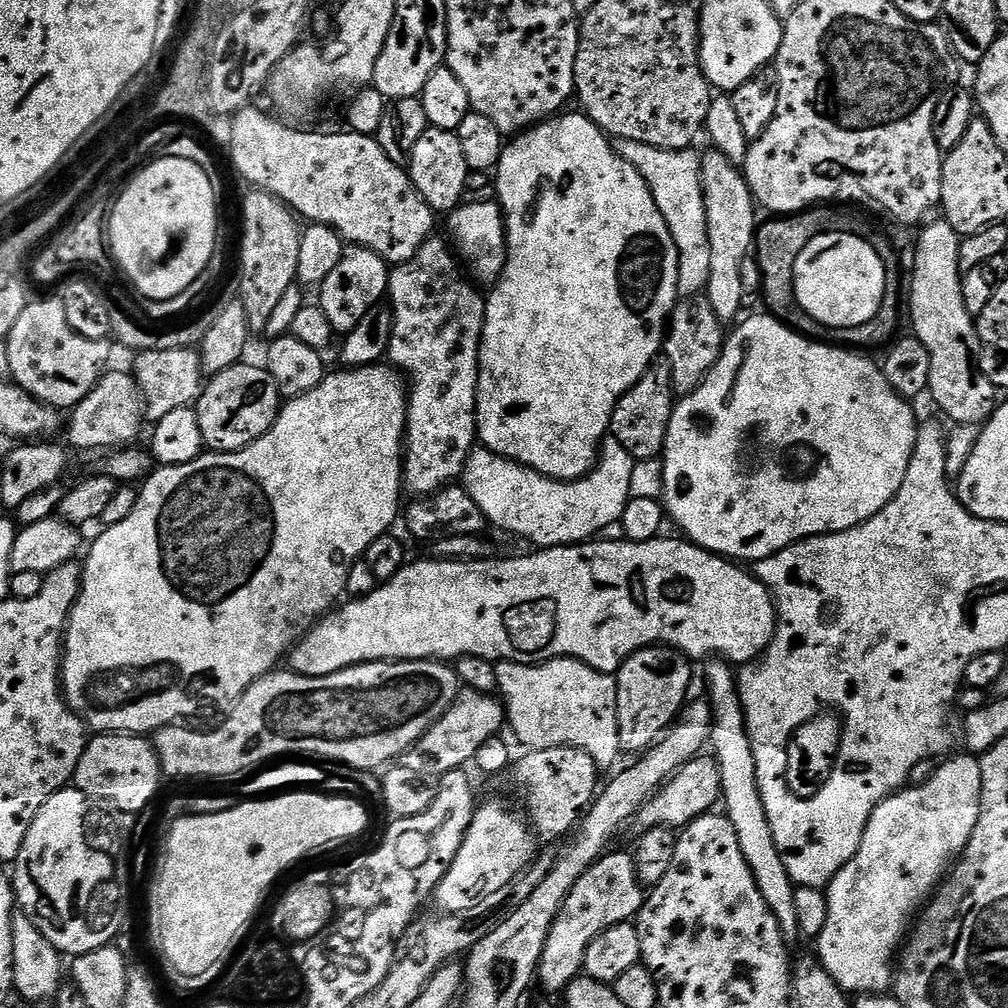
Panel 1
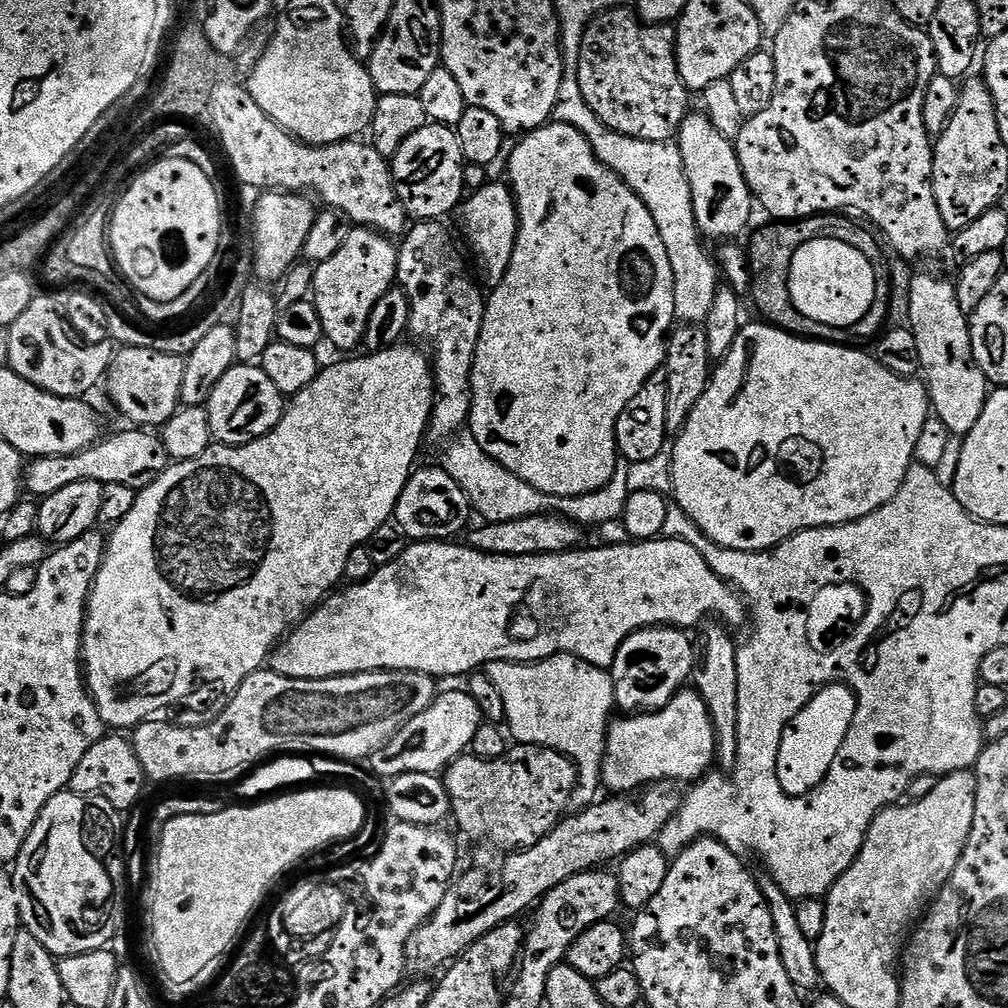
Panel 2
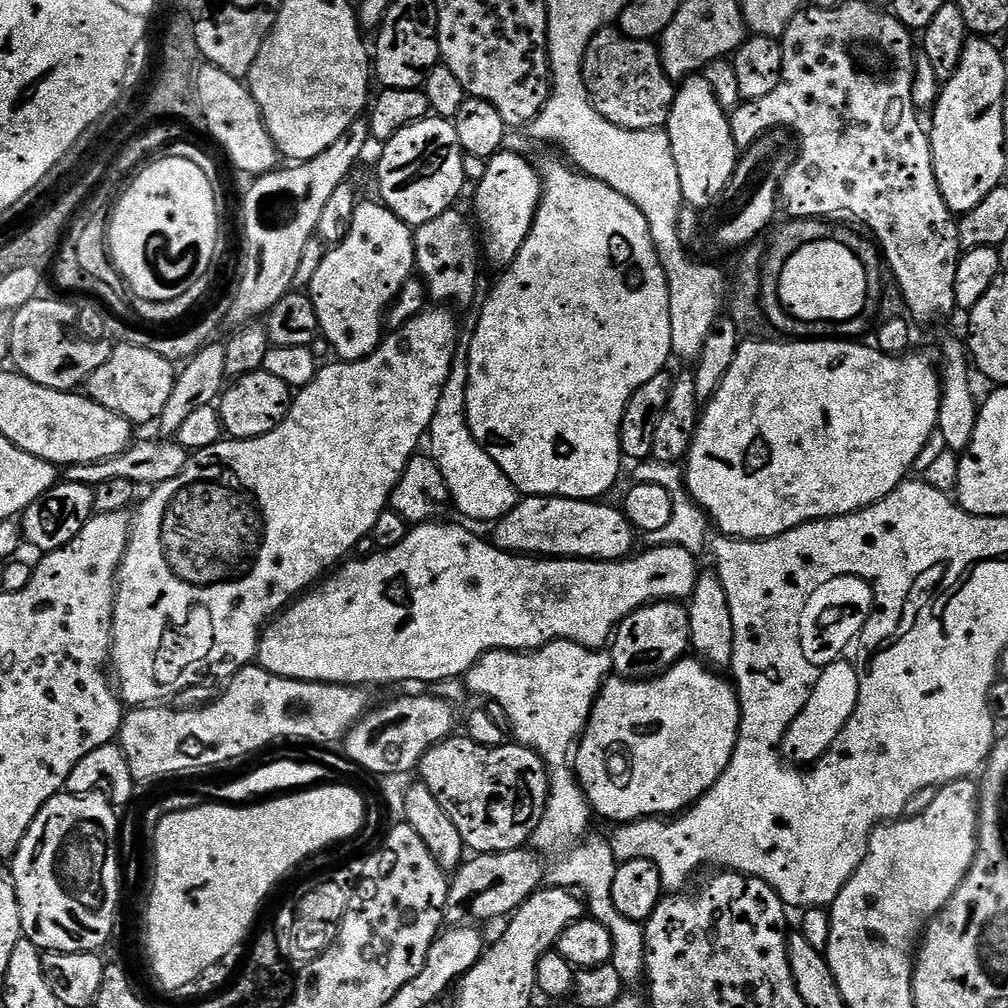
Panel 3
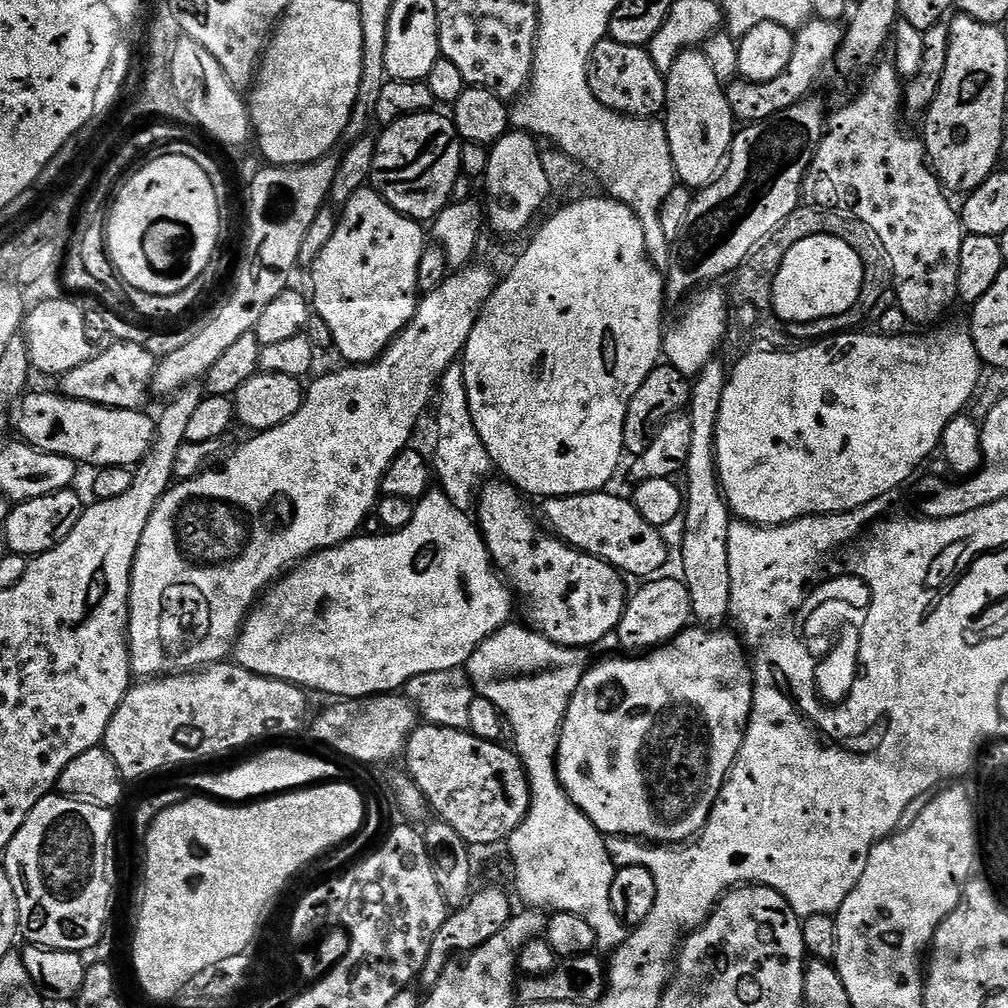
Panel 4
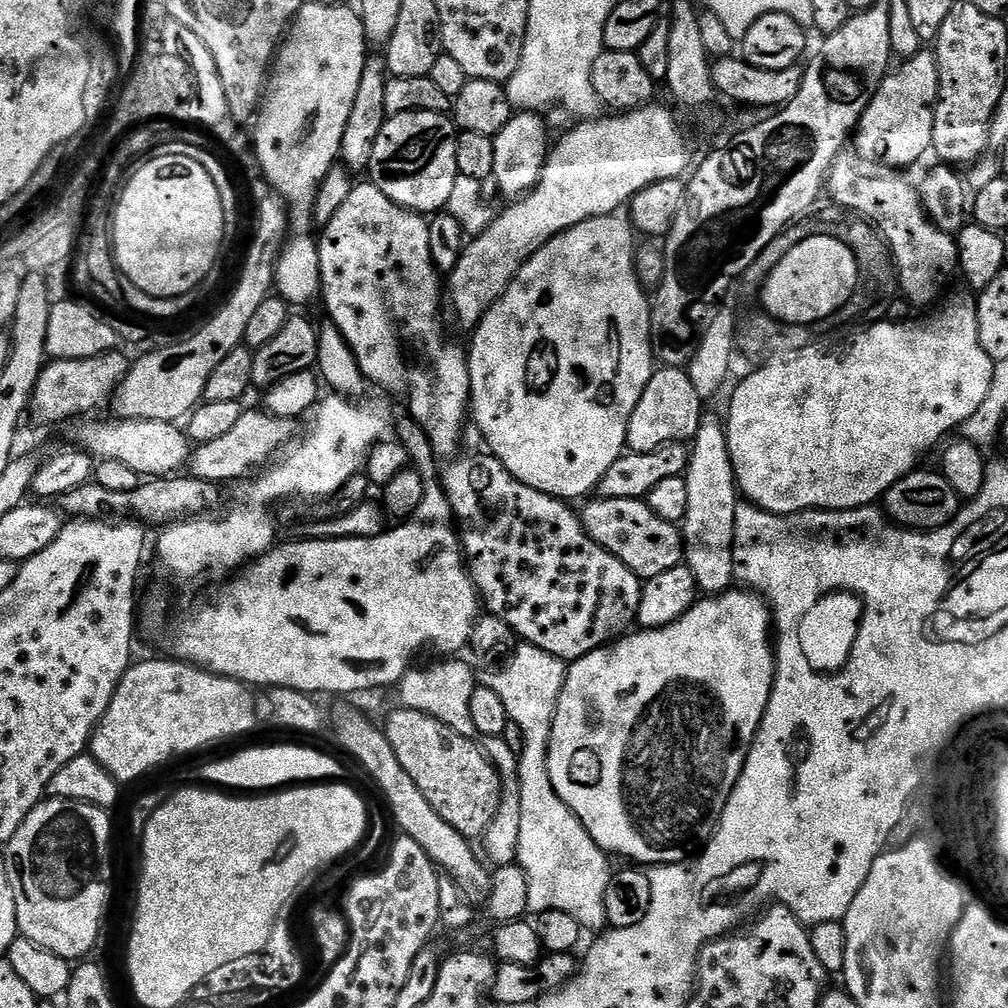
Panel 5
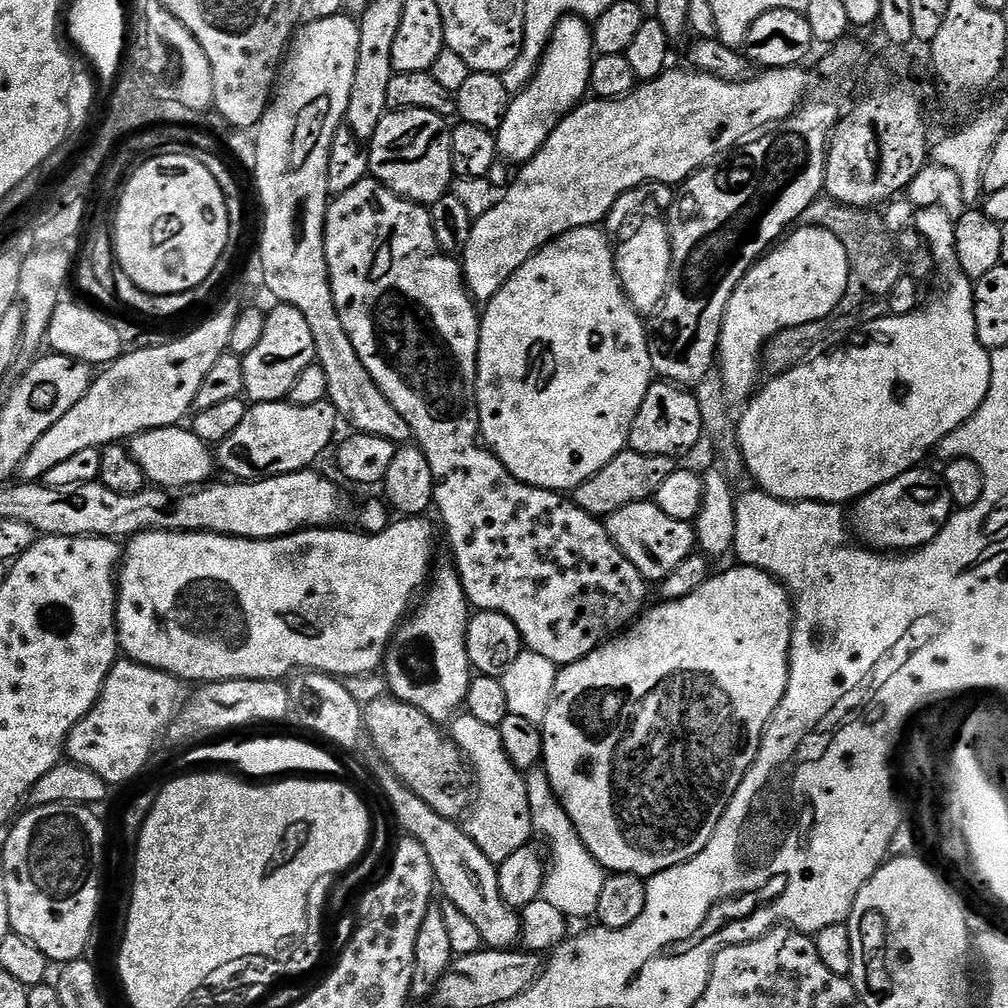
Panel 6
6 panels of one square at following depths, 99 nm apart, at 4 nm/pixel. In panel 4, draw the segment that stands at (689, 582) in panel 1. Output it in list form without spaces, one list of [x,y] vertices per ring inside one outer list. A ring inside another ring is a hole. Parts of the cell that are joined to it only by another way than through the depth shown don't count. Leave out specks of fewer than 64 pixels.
[[[429,490],[428,493],[420,497],[418,503],[414,507],[414,518],[410,522],[410,526],[388,530],[383,534],[380,534],[384,536],[364,535],[365,534],[357,534],[353,536],[352,539],[347,540],[345,544],[340,544],[337,548],[327,548],[321,552],[316,552],[313,556],[303,560],[301,564],[296,565],[295,568],[285,572],[271,588],[267,589],[267,591],[261,595],[252,611],[244,618],[244,627],[240,629],[240,638],[234,645],[235,663],[240,664],[246,670],[250,670],[259,676],[269,676],[275,680],[285,680],[291,684],[298,684],[301,688],[311,690],[313,693],[315,693],[314,691],[325,692],[326,695],[332,696],[328,698],[363,698],[365,696],[379,696],[381,694],[396,694],[399,693],[412,678],[417,678],[420,674],[434,674],[435,671],[454,671],[456,669],[463,669],[465,665],[467,665],[470,654],[474,654],[476,647],[478,647],[486,638],[493,636],[497,630],[507,625],[509,621],[513,619],[511,618],[512,600],[514,601],[513,593],[510,591],[509,585],[506,583],[504,577],[496,571],[496,565],[492,562],[492,555],[488,553],[488,547],[486,546],[486,542],[484,541],[479,527],[477,527],[473,517],[469,515],[465,509],[454,506],[454,502],[450,502],[450,498],[443,490]]]

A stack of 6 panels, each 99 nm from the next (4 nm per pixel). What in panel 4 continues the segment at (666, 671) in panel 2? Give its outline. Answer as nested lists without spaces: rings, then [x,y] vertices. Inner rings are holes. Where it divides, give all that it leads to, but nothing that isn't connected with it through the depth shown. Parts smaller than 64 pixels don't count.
[[[668,575],[641,583],[644,585],[629,595],[628,604],[614,633],[615,639],[620,639],[621,646],[625,648],[625,653],[643,654],[661,648],[693,623],[690,590],[684,585],[683,579],[676,577],[675,580]]]

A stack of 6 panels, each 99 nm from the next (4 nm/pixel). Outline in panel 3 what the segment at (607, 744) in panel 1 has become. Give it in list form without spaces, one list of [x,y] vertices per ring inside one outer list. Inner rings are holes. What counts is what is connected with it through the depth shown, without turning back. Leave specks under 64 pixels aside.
[[[555,640],[534,652],[485,652],[484,656],[478,658],[478,662],[466,673],[466,687],[472,696],[473,694],[485,696],[485,701],[492,701],[502,706],[509,718],[511,735],[515,743],[533,748],[544,759],[544,765],[548,768],[548,801],[546,810],[542,814],[542,822],[538,822],[538,830],[534,830],[532,835],[531,847],[541,857],[553,856],[554,858],[552,864],[550,862],[546,868],[547,883],[554,888],[566,888],[582,894],[591,919],[602,922],[602,926],[610,930],[610,938],[614,940],[611,964],[614,970],[618,970],[618,978],[622,978],[624,985],[630,986],[639,976],[641,979],[646,970],[644,924],[618,914],[618,906],[612,904],[612,887],[617,866],[614,850],[610,850],[607,839],[584,840],[588,836],[588,827],[591,826],[592,820],[594,821],[594,813],[574,771],[574,749],[584,735],[584,728],[588,725],[596,695],[613,672],[611,651],[587,648],[575,644],[573,640]]]

